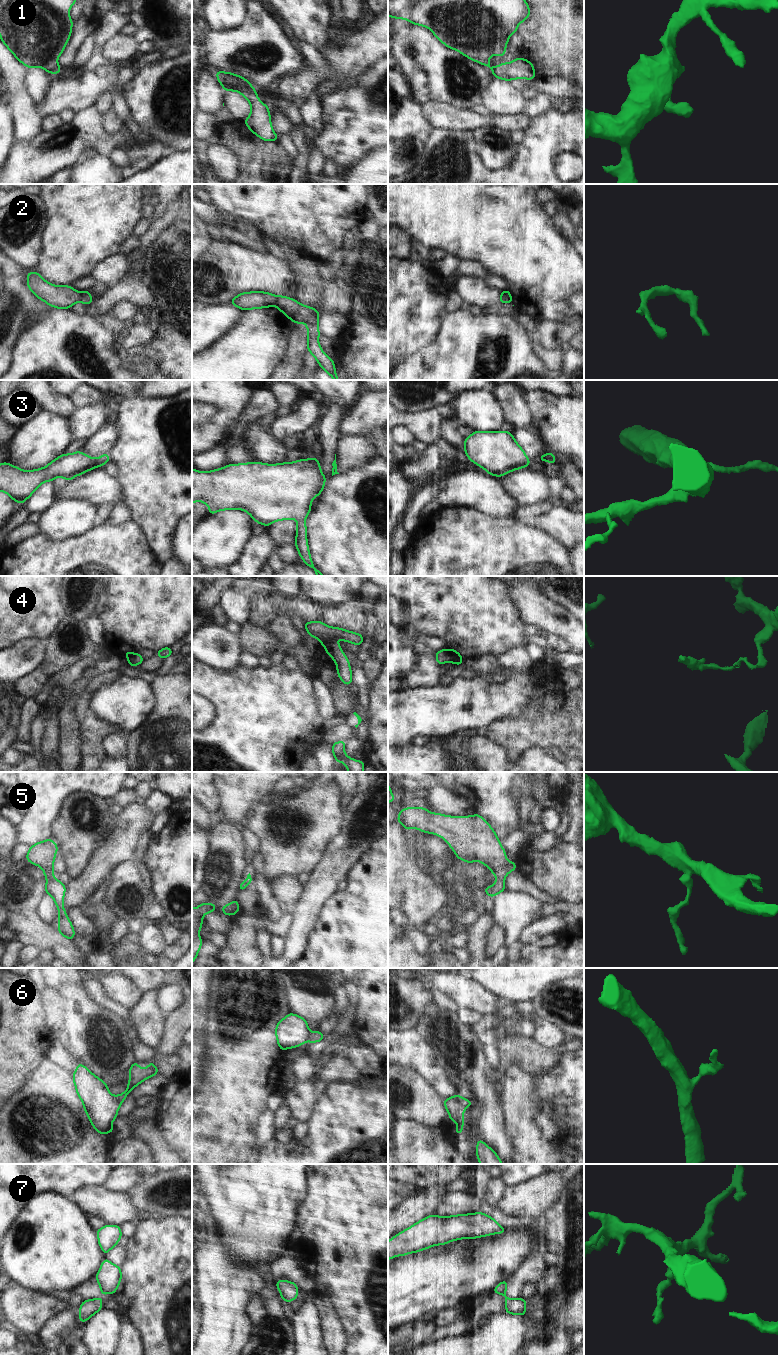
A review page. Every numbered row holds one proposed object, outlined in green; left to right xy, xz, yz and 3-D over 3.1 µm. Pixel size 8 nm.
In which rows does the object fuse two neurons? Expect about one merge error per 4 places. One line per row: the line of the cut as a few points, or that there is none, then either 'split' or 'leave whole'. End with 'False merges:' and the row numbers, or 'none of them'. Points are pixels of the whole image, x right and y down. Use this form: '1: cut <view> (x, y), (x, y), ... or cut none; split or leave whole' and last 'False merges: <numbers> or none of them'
1: cut none; leave whole
2: cut xz (277, 296), (275, 305); split
3: cut none; leave whole
4: cut xz (333, 640), (324, 646); split
5: cut none; leave whole
6: cut yz (453, 1096), (464, 1108); split
7: cut none; leave whole
False merges: 2, 4, 6

